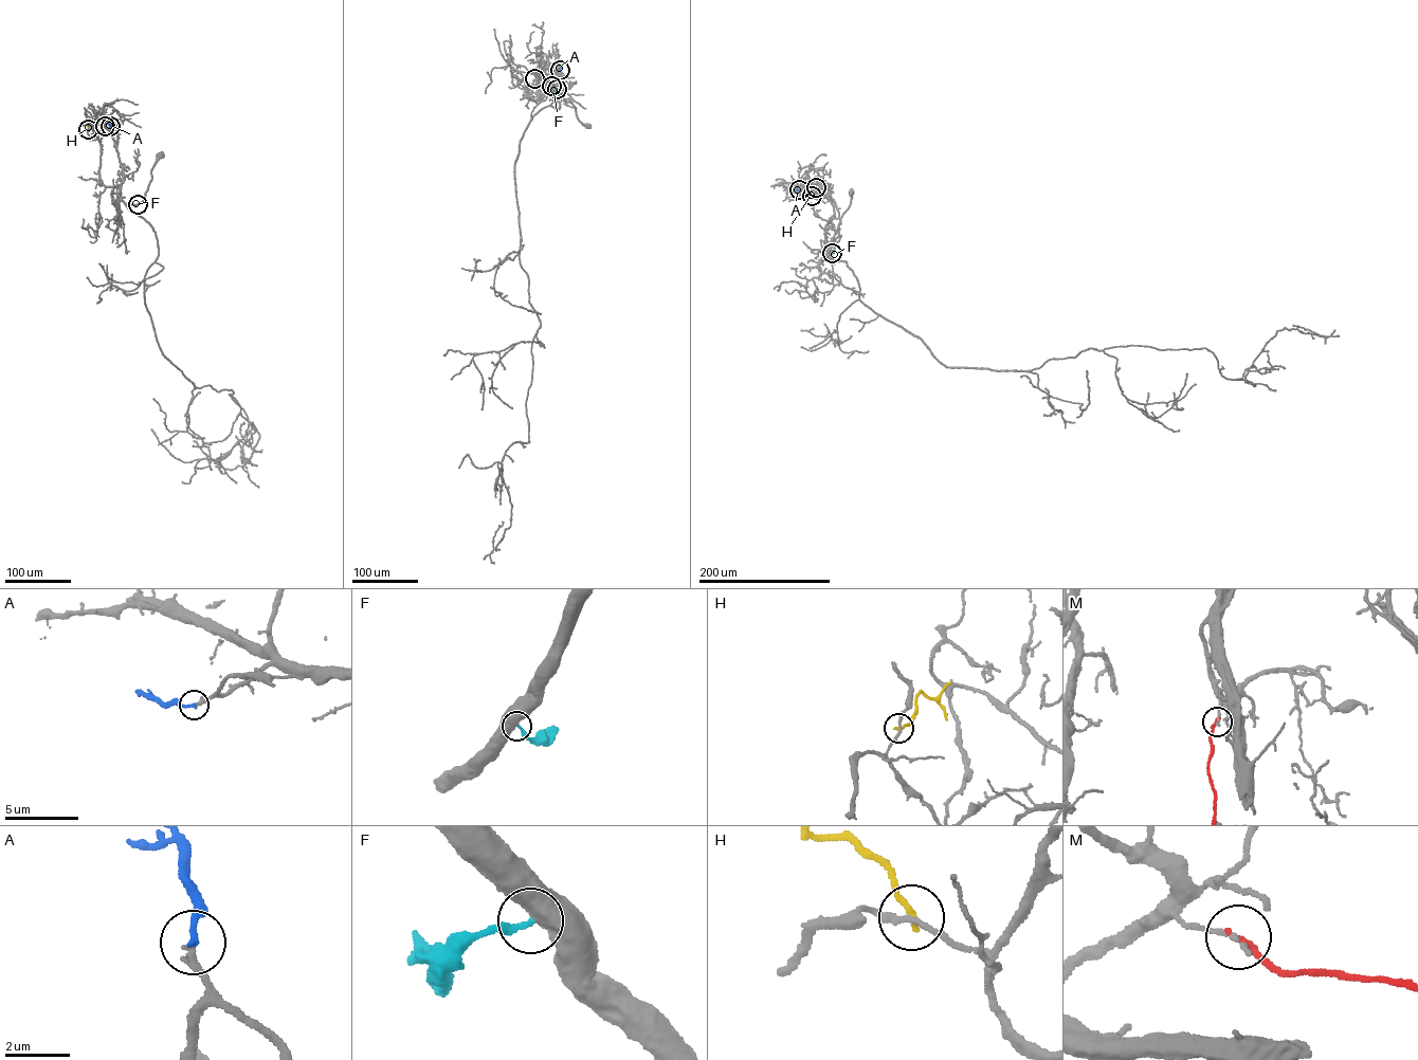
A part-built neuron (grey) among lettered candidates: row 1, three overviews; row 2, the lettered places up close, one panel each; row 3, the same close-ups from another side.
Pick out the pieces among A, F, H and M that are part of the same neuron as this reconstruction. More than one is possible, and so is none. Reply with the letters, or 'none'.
A

